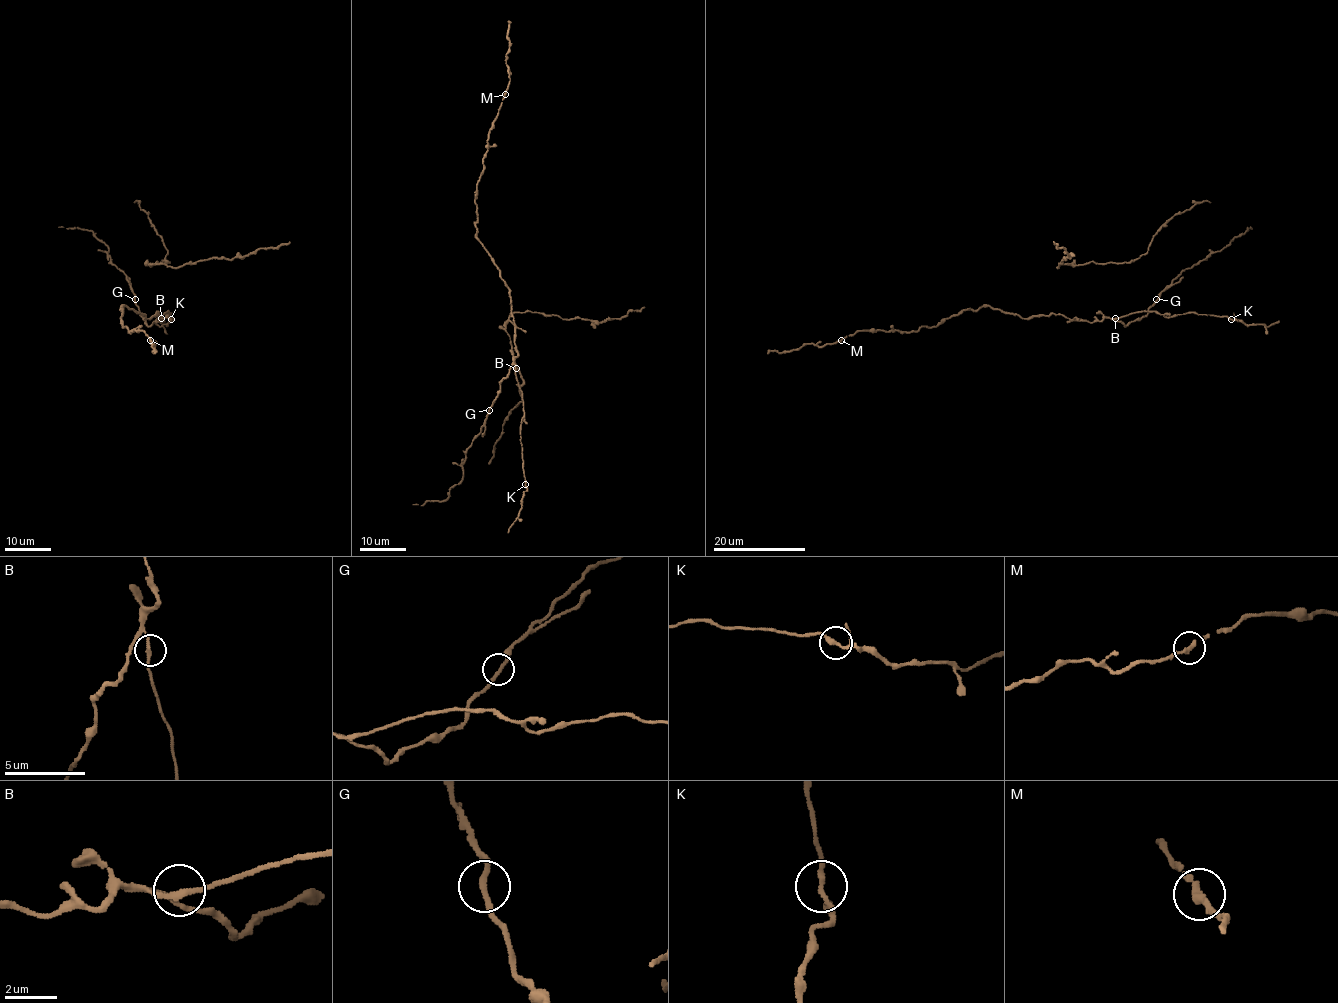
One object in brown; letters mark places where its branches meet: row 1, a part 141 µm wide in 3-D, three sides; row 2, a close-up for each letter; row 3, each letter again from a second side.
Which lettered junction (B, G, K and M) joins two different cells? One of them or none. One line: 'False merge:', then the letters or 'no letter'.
False merge: no letter

